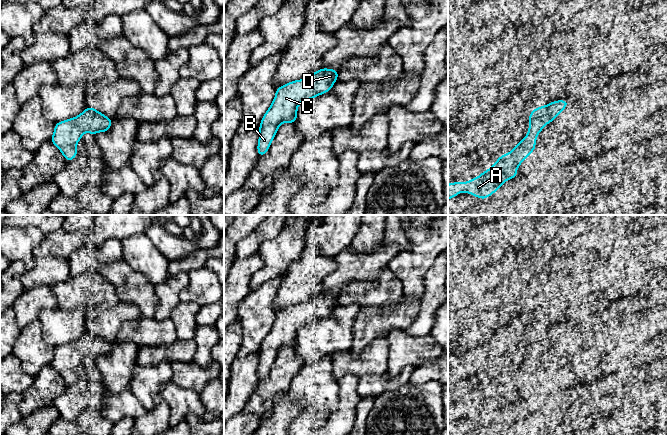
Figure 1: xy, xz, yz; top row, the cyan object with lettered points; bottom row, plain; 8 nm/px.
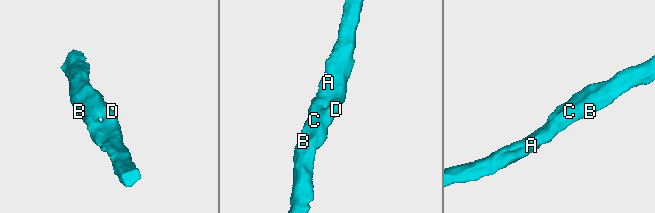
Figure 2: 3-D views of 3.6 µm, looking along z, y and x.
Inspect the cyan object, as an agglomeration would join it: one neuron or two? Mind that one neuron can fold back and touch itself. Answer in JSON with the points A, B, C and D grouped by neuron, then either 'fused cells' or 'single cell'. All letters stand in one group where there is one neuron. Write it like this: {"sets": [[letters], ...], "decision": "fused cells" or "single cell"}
{"sets": [["A", "B", "C", "D"]], "decision": "single cell"}

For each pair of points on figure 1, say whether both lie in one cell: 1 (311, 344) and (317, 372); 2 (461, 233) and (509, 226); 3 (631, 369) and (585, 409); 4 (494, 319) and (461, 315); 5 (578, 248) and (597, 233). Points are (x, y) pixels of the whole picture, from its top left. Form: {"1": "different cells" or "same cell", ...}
{"1": "different cells", "2": "different cells", "3": "same cell", "4": "different cells", "5": "same cell"}

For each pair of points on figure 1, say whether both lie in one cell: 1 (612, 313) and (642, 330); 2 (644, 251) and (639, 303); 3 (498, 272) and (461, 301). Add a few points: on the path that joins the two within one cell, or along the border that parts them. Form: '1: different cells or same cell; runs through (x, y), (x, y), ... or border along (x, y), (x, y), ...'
1: different cells; border along (643, 309), (619, 320), (604, 334)
2: different cells; border along (656, 271), (635, 292), (620, 297)
3: same cell; runs through (489, 276), (484, 278), (470, 292)

